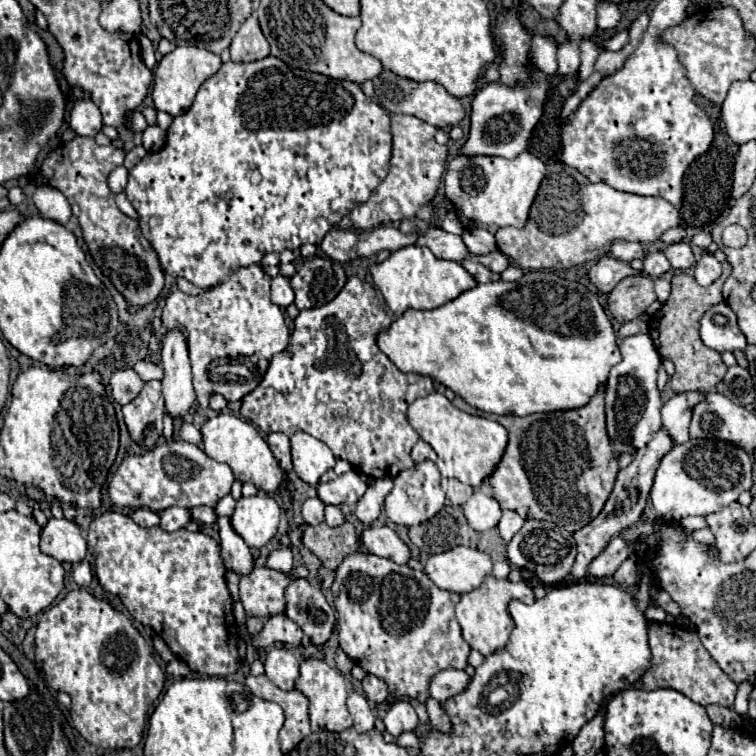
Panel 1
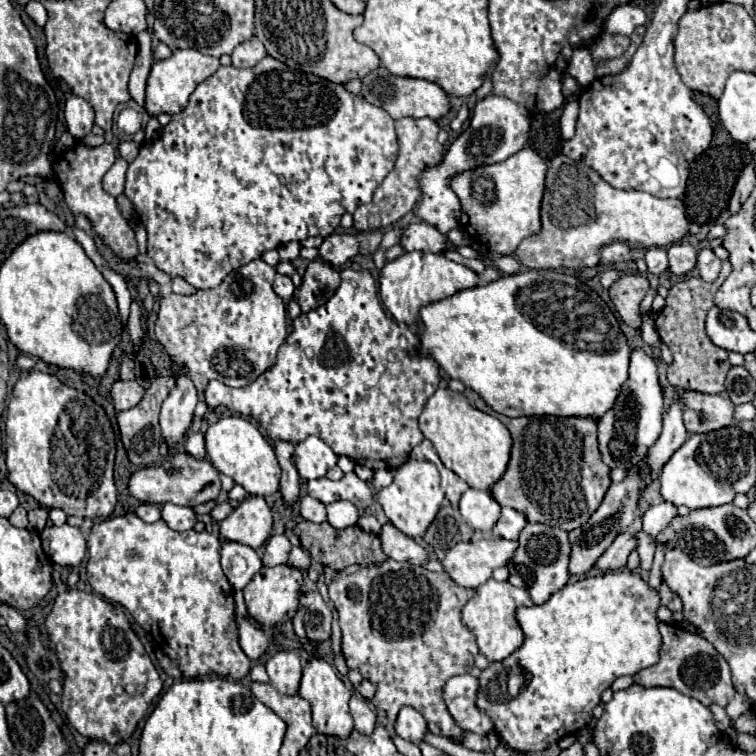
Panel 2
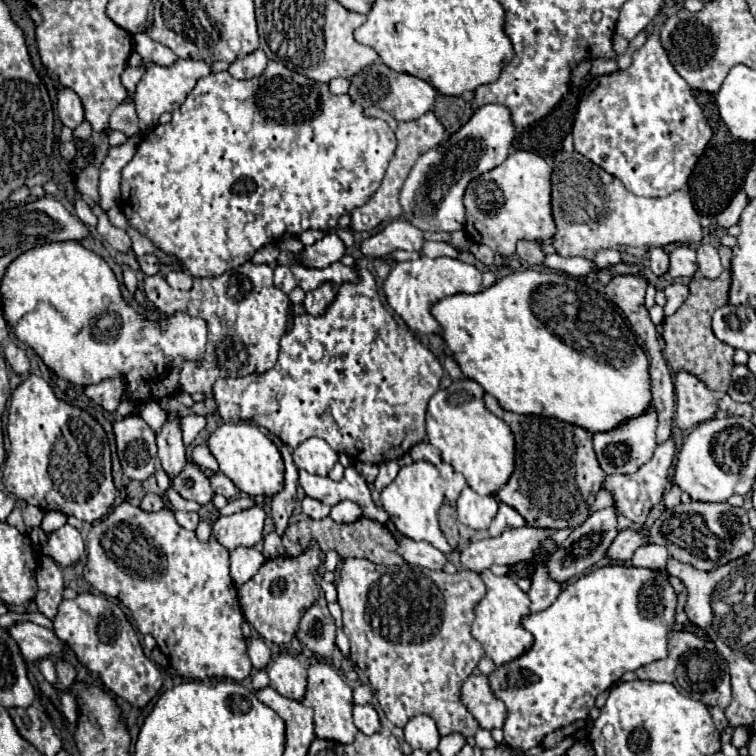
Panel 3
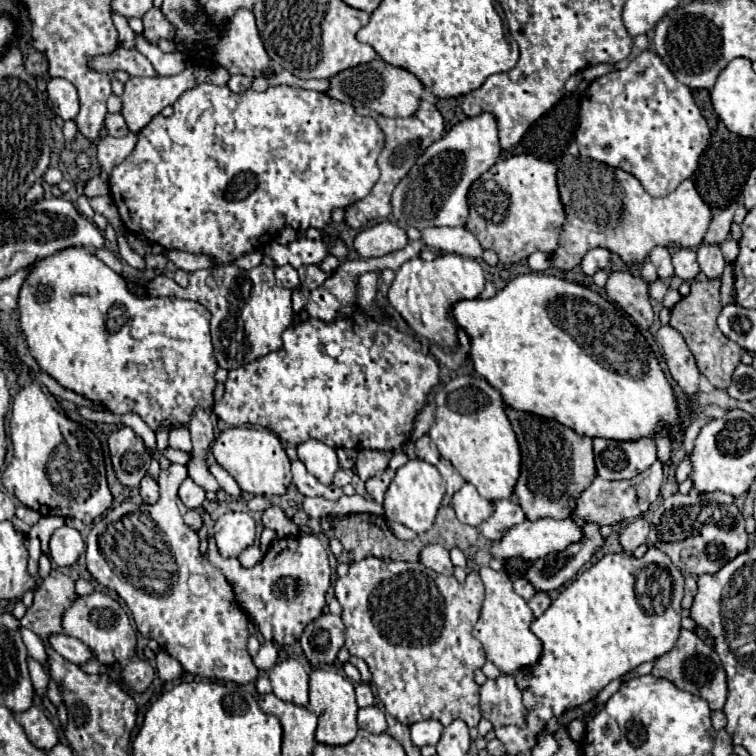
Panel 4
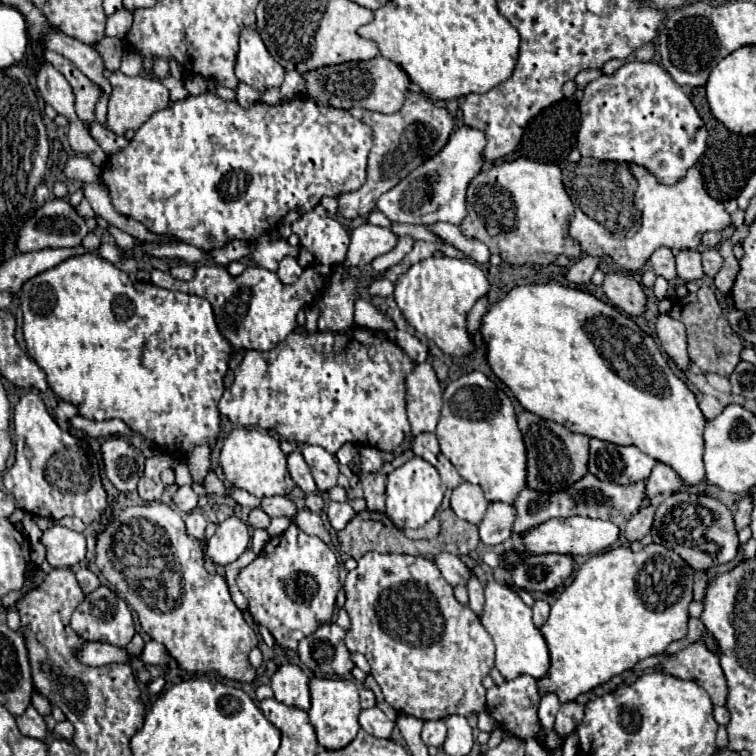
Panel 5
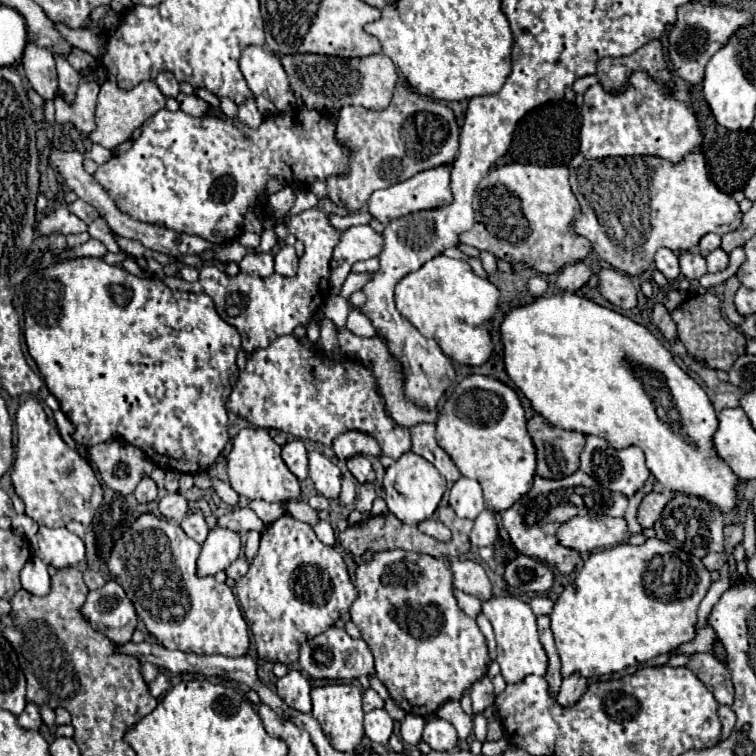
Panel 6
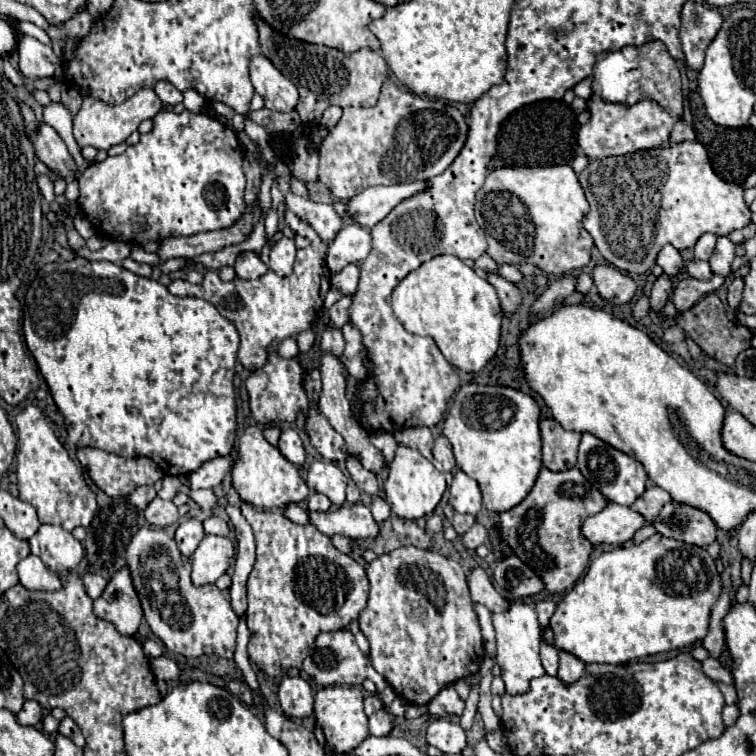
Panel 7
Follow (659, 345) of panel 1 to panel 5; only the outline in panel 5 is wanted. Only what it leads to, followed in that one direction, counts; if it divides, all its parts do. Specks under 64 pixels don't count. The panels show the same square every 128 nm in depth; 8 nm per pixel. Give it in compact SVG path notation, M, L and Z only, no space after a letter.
M700 286L696 294L688 294L684 298L678 298L670 310L670 316L680 320L686 326L688 334L688 354L690 360L704 372L704 374L720 374L730 376L740 362L740 352L744 348L744 340L728 328L728 322L724 318L724 312L718 304L716 292L708 286Z

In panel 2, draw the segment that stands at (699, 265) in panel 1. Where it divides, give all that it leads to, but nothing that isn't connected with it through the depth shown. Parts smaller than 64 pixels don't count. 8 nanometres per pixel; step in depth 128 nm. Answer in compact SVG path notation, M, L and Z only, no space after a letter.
M700 250L698 252L698 274L706 282L714 282L718 278L720 264L722 262L716 258L716 254L712 250Z

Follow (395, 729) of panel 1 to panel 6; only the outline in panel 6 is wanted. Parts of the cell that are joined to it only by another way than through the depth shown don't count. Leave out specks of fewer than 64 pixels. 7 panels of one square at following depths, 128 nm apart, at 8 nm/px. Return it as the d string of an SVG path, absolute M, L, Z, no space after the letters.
M432 718L432 720L426 722L422 740L424 740L432 750L438 750L438 752L448 752L448 750L452 750L452 748L458 744L456 730L452 728L452 724L448 724L448 722L442 720L442 718Z

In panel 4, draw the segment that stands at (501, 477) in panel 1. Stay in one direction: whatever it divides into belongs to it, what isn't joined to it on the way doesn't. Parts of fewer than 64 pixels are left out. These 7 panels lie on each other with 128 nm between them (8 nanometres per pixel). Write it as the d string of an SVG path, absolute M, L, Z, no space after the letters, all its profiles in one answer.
M508 406L504 410L516 432L522 452L520 478L514 486L514 496L518 498L518 504L522 506L526 518L528 520L570 518L580 494L596 478L592 438L576 434L572 428L566 428L556 420L548 420L530 412L518 412Z

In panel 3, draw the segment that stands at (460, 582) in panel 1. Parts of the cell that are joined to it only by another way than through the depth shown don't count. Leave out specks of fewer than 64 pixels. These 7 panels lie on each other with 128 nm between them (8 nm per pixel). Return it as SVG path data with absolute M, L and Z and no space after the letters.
M524 526L508 530L496 538L470 542L460 550L460 568L482 574L494 564L512 566L516 562L530 560L536 548L540 548L540 540L548 534L550 530Z

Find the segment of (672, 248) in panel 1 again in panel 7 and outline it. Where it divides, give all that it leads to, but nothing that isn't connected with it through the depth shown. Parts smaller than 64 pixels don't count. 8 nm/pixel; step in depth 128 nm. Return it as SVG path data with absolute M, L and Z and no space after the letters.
M692 258L692 260L686 264L686 272L688 272L692 278L698 278L698 280L708 280L708 278L712 276L710 264L704 262L704 260L696 260L696 258Z

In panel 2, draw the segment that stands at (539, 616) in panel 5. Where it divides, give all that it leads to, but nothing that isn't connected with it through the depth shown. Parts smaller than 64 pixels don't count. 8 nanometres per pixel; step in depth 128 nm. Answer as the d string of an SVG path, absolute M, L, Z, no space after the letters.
M528 522L518 538L518 548L512 556L514 564L524 564L530 570L534 570L536 582L530 588L530 596L534 604L544 604L554 592L566 586L568 582L568 564L570 564L570 540L568 532L560 528L552 528L548 524L538 524L538 522Z

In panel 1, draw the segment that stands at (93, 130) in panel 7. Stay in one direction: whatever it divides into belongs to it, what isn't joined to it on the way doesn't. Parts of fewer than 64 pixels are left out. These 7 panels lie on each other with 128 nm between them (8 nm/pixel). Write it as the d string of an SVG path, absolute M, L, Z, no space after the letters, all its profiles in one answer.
M178 46L174 52L166 54L158 62L154 88L152 88L156 110L164 110L172 116L180 116L180 114L188 112L198 88L204 84L204 80L214 76L220 70L220 66L222 66L222 60L218 54L196 48L196 46Z

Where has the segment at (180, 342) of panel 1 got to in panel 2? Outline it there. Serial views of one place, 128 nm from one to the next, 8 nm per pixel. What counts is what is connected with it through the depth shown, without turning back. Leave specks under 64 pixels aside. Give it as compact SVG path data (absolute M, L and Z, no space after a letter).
M184 366L174 368L174 388L170 390L168 398L162 402L160 412L160 428L162 436L168 440L170 448L176 448L178 442L184 438L192 424L194 408L198 404L196 388L192 384L190 374L184 370Z

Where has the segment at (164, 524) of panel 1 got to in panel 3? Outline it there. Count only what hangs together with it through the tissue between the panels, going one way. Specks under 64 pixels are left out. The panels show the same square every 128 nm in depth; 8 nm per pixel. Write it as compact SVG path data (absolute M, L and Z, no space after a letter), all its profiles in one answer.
M174 512L174 516L176 516L176 522L182 526L182 528L186 528L186 530L196 530L196 526L198 526L198 514L196 512Z

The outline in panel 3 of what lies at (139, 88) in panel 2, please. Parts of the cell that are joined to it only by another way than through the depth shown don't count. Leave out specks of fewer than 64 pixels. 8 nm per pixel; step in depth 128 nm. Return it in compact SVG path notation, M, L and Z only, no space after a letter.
M144 60L144 64L142 64L142 66L138 66L138 68L132 68L132 66L128 66L128 68L124 70L122 84L124 84L124 88L126 88L130 94L136 90L136 86L138 86L138 82L140 82L142 74L146 72L146 68L148 68L148 62Z

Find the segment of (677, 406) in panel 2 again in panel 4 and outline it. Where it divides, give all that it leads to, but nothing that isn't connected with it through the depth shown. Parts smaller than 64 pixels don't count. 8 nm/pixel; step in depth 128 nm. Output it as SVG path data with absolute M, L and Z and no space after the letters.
M656 460L648 470L636 474L630 480L602 480L596 478L590 488L586 488L576 502L576 512L572 516L580 516L584 520L596 520L598 524L616 524L616 522L630 522L640 516L644 516L650 506L658 500L660 496L660 486L664 482L664 464Z

